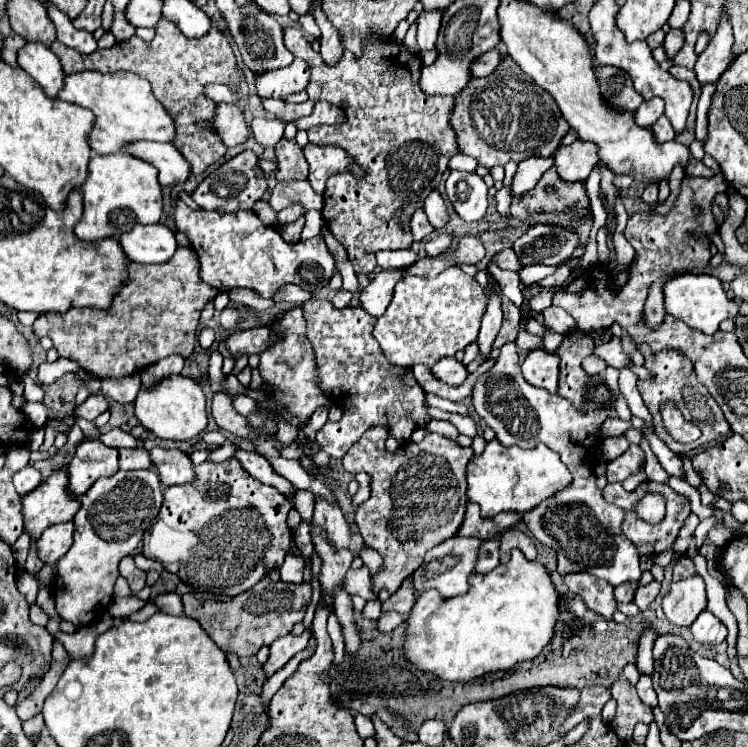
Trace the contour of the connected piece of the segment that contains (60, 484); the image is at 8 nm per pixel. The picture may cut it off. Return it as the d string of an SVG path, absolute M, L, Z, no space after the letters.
M56 469L22 499L24 529L30 537L40 537L46 527L70 521L76 509L80 509L80 499L68 489L68 469Z

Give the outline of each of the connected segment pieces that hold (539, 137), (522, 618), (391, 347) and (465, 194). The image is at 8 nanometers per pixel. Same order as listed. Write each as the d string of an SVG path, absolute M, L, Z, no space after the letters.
M510 57L486 79L472 79L456 97L452 125L460 153L478 159L478 163L488 169L506 165L508 161L520 163L528 155L524 151L532 151L536 157L552 157L570 129L552 95L522 73Z
M514 549L506 565L498 565L488 575L472 575L470 591L466 595L444 599L436 591L424 591L418 597L414 611L408 615L408 637L404 649L408 661L422 671L434 673L446 681L472 681L488 671L510 669L520 661L530 661L540 655L546 643L552 641L558 615L560 595L554 589L548 569L538 561L528 561L524 553Z
M448 267L434 279L420 279L420 277L406 277L400 281L394 289L394 299L386 313L376 321L374 325L374 339L378 341L384 357L392 361L392 365L398 367L414 367L418 363L432 367L436 361L444 357L454 357L456 351L464 349L468 343L472 343L478 335L480 319L486 309L486 297L478 281L458 267Z
M452 169L446 179L446 193L464 221L478 221L486 213L488 187L476 173Z

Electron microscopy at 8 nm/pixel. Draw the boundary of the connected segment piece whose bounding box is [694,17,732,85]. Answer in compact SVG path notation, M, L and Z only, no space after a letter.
M724 17L724 21L720 21L716 35L712 37L708 47L696 61L694 71L696 71L696 79L700 85L716 83L718 77L728 69L728 65L732 61L730 47L732 47L732 27L730 27L728 19Z

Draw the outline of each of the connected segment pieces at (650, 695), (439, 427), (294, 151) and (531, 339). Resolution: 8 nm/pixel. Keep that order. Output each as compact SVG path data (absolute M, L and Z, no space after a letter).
M640 675L638 683L636 683L636 691L638 691L640 701L644 701L644 703L648 703L652 709L656 709L658 701L656 701L656 691L652 689L652 679L650 679L650 675Z
M432 418L428 422L428 425L426 425L425 429L430 432L440 433L451 440L457 440L459 435L456 427L446 420L436 420Z
M282 139L276 145L276 155L278 155L278 175L282 179L306 179L308 177L308 163L296 141Z
M524 315L524 319L520 321L520 331L518 331L518 337L516 337L516 345L518 345L518 349L522 349L522 351L532 351L532 349L536 349L536 347L542 347L542 339L536 337L536 335L530 335L530 333L526 331L526 323L528 323L530 319L532 319L530 315Z

